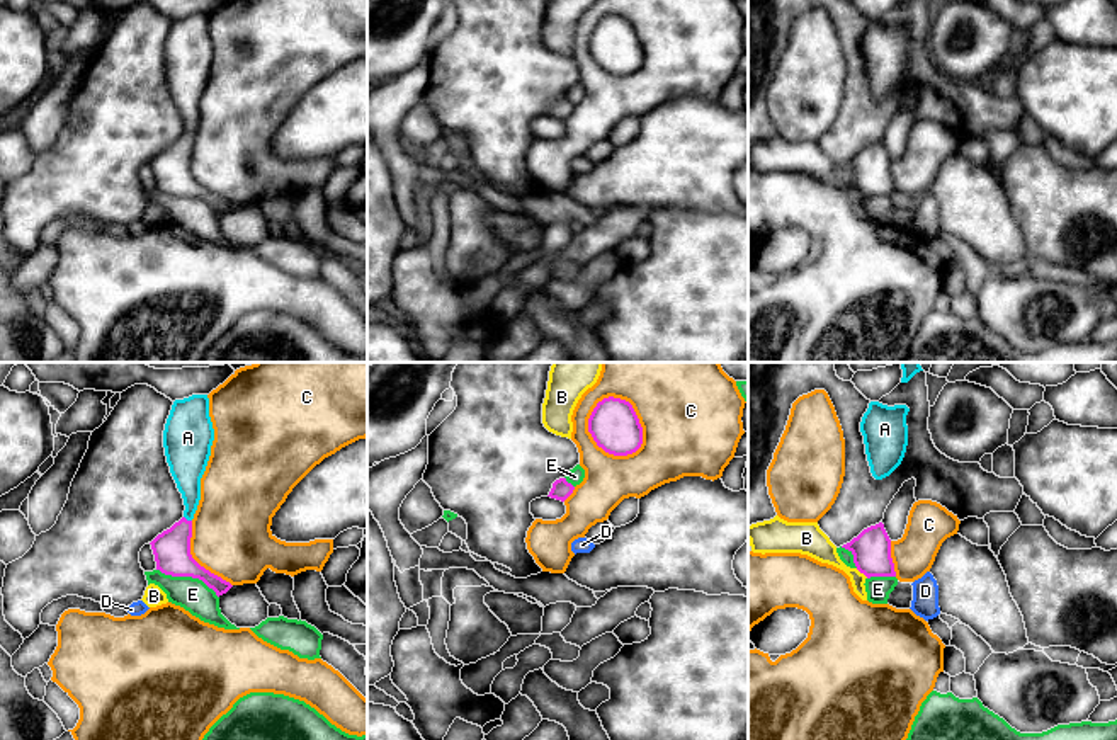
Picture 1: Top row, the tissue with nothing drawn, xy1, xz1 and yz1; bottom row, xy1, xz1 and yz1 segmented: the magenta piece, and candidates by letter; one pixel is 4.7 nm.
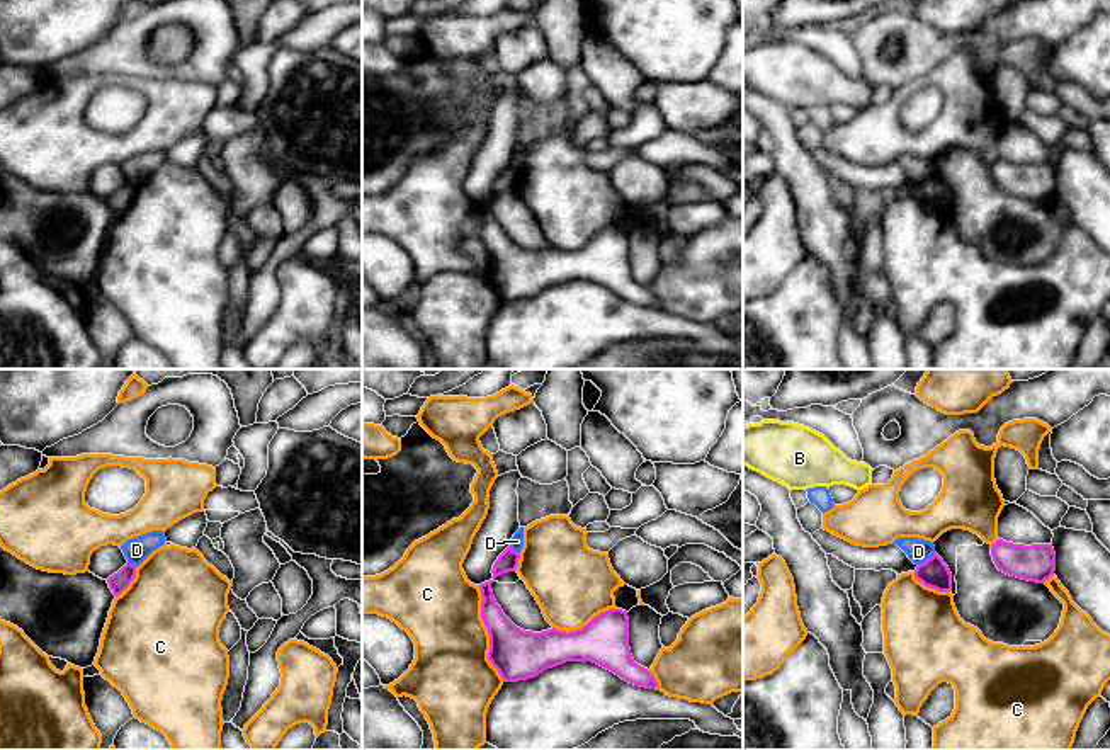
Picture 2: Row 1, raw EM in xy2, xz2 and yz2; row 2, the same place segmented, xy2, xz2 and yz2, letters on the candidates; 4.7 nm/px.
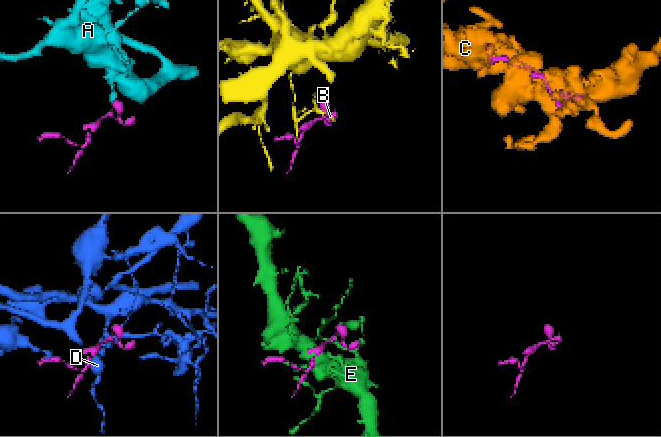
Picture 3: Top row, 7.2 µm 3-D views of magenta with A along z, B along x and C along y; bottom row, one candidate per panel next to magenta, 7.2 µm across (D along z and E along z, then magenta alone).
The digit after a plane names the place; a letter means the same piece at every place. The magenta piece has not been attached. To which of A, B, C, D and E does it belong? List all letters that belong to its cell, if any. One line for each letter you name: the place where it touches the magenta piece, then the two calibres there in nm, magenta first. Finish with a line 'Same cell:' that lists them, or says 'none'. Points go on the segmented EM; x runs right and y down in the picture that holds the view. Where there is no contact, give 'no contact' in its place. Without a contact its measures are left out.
A: meets magenta in xy1 at (186, 519); 180 nm thick on the magenta side, 160 nm on the other
Same cell: A

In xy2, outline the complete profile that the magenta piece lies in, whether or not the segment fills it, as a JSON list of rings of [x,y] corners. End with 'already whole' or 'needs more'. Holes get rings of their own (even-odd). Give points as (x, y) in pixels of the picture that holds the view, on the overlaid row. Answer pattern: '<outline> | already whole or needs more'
[[[126,563],[117,573],[107,578],[109,588],[117,597],[129,587],[134,577],[136,577],[136,566]]] | already whole

